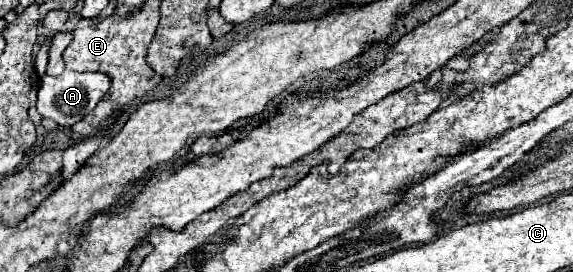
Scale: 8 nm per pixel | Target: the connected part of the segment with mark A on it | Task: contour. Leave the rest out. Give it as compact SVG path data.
M64 70L60 76L42 78L36 108L38 108L40 116L52 118L60 126L74 126L76 122L80 122L86 114L90 114L94 110L94 106L104 98L108 88L110 88L110 78L106 74Z

